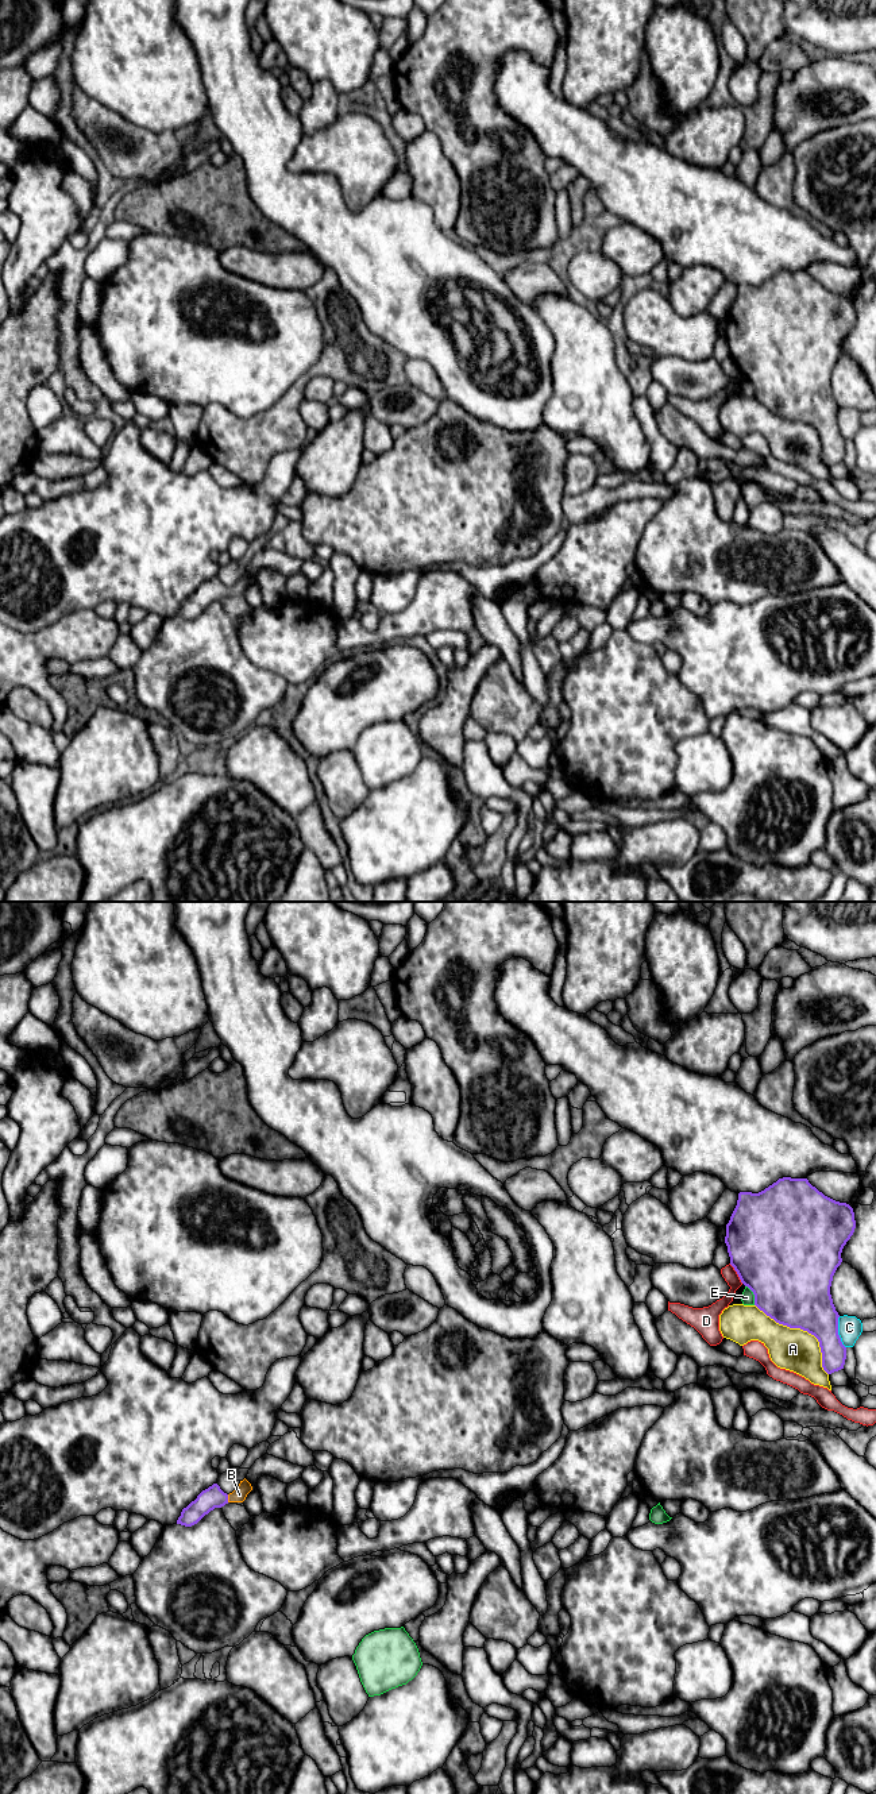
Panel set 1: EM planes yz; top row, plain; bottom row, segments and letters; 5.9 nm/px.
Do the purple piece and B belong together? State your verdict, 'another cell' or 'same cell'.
same cell

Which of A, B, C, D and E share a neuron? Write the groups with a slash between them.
A / B / C / D / E

